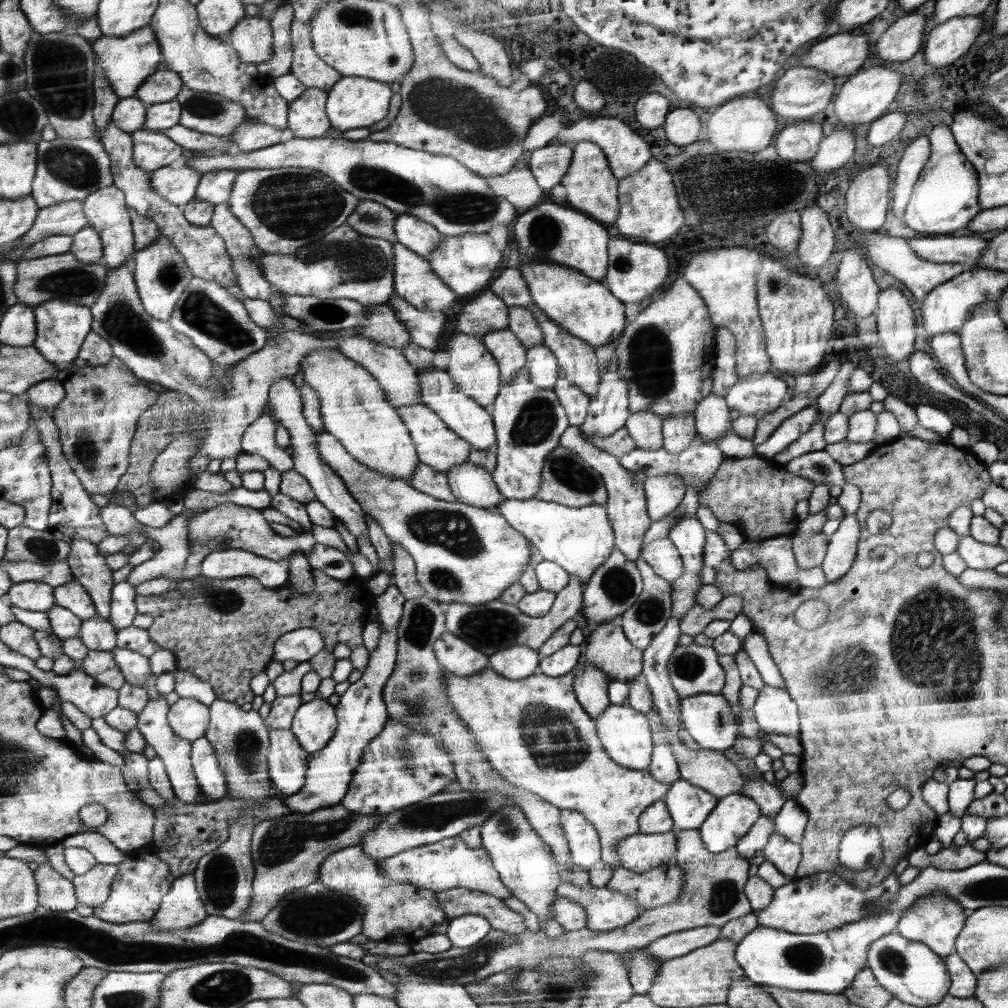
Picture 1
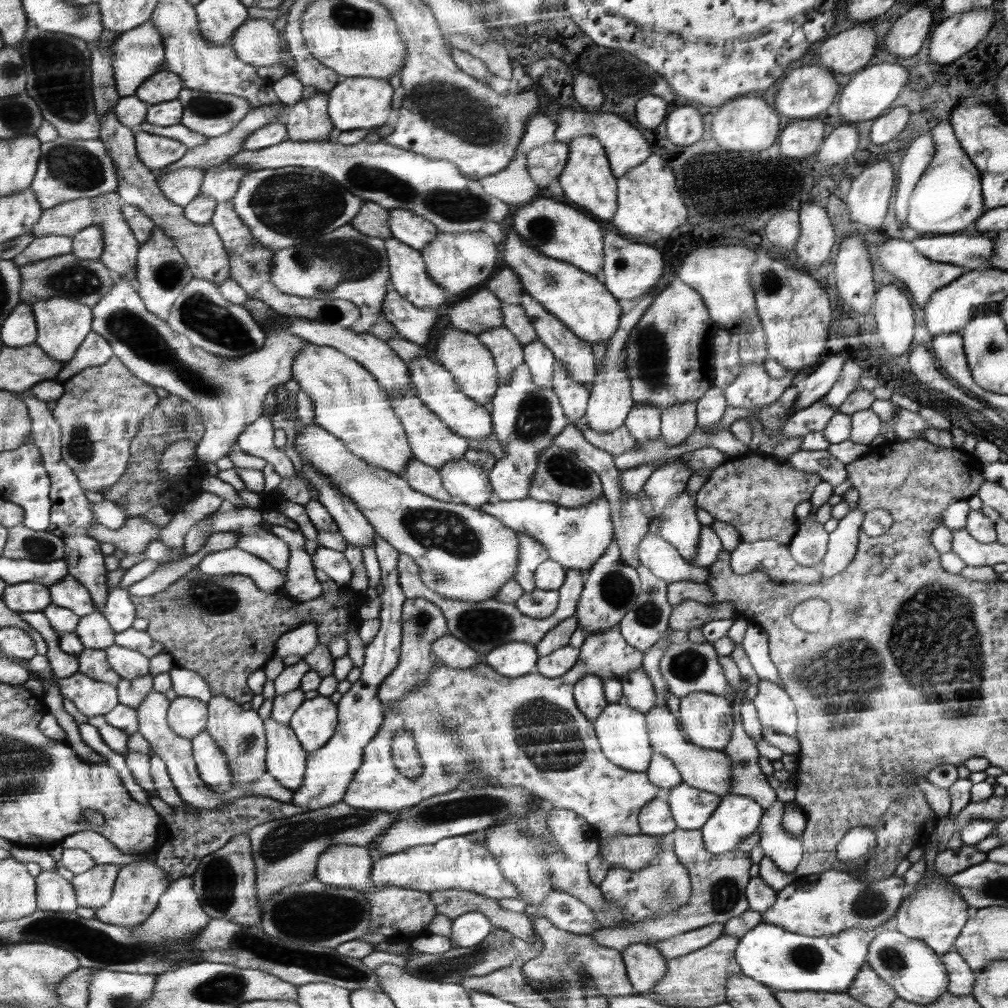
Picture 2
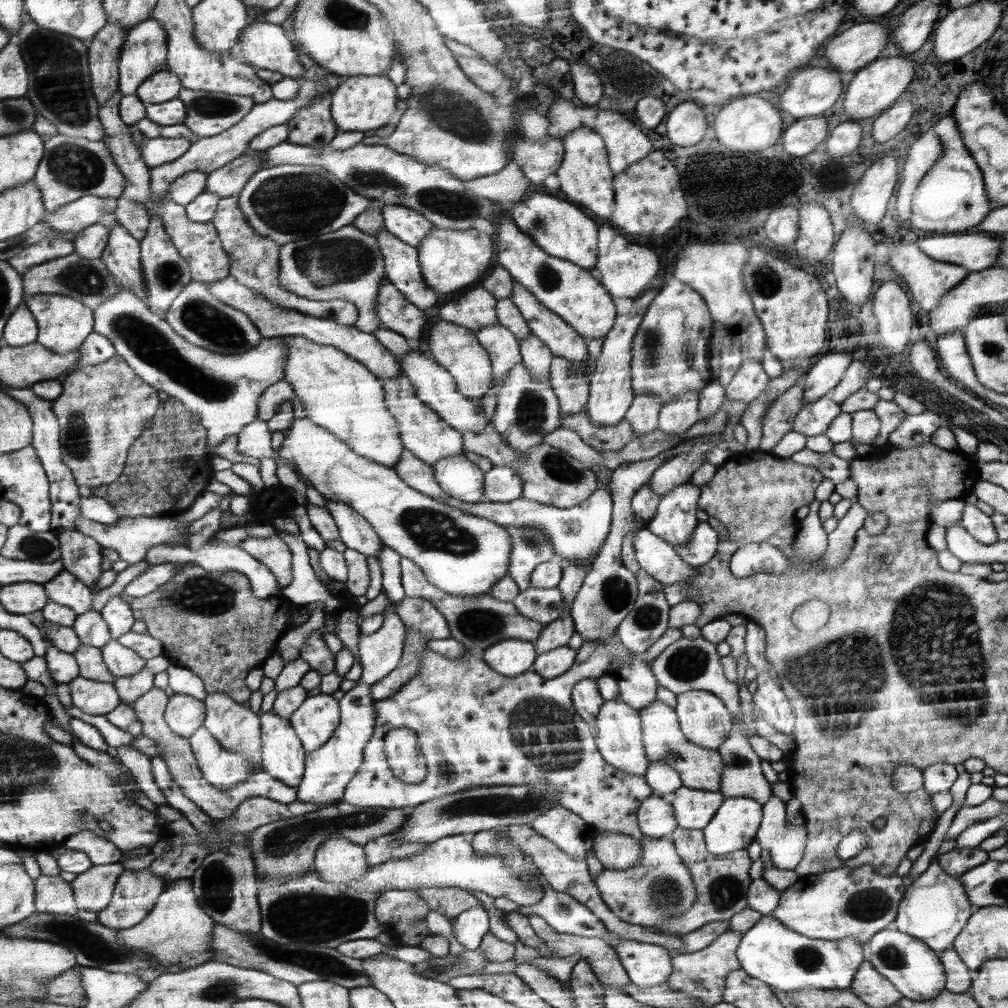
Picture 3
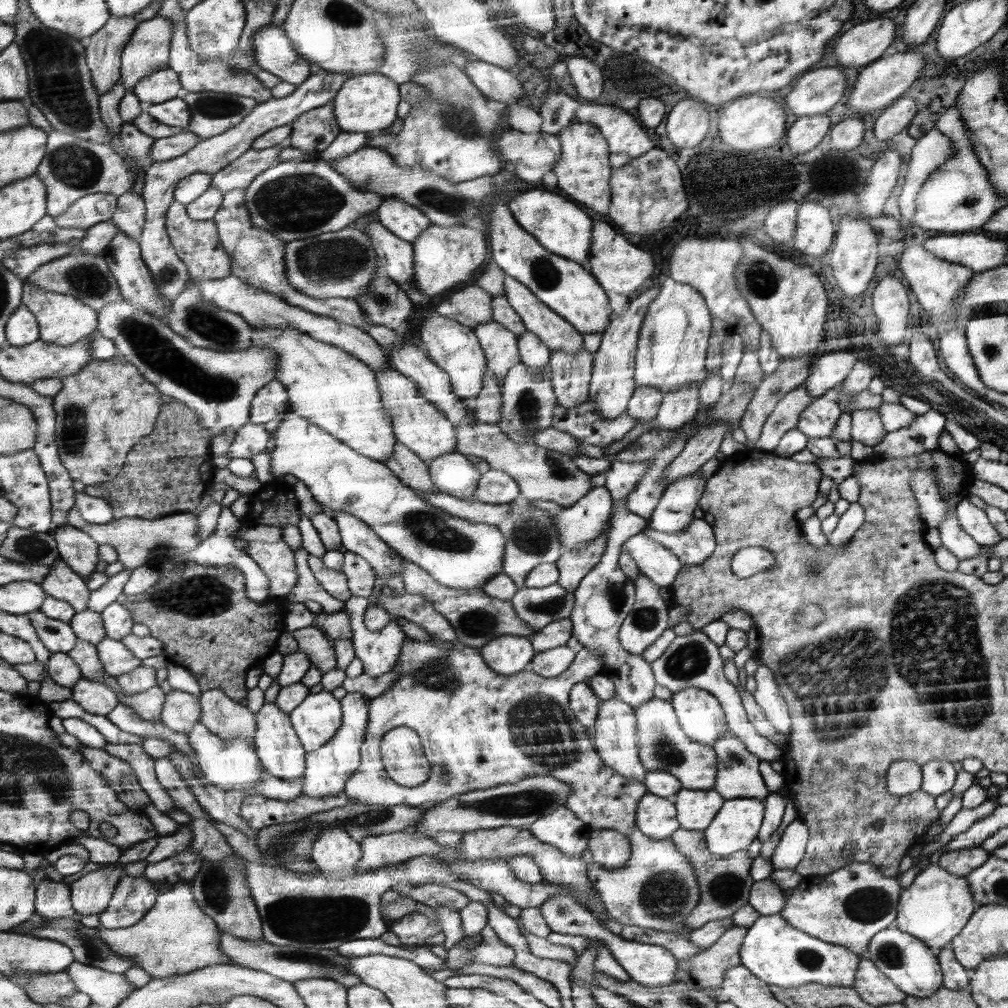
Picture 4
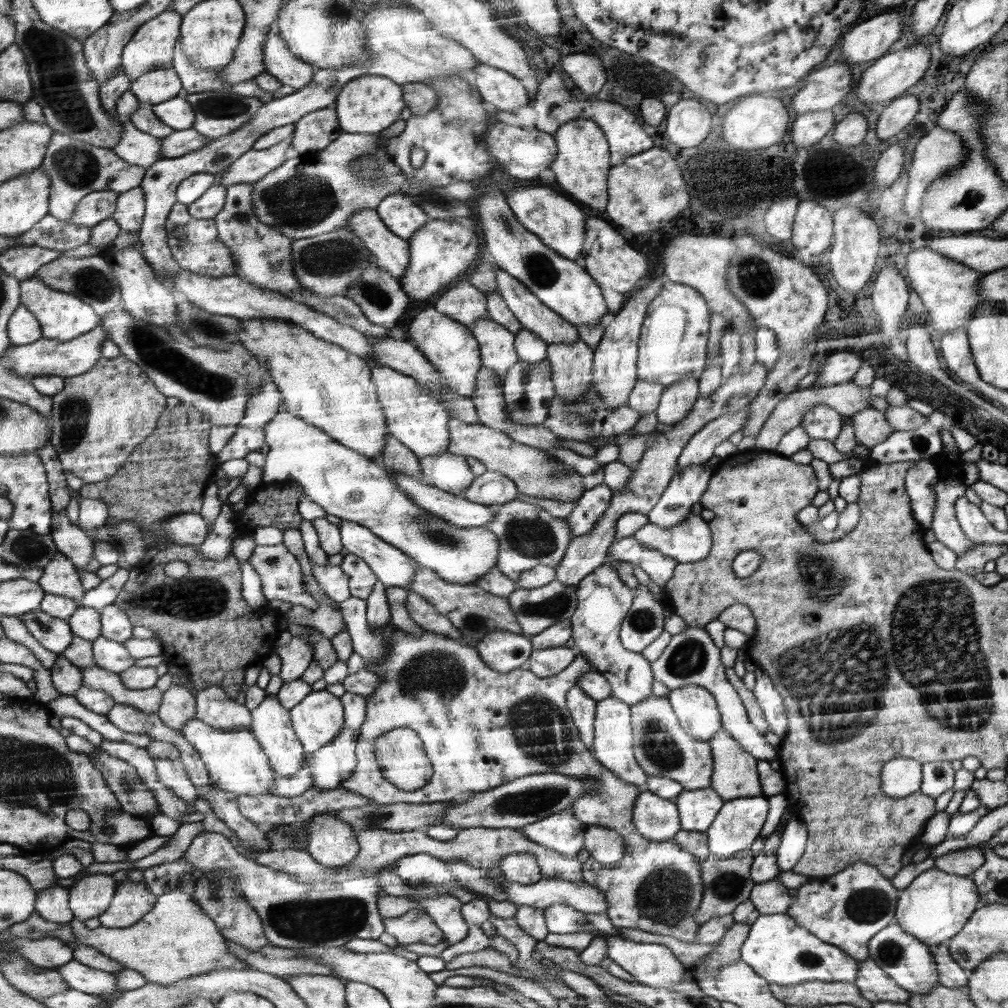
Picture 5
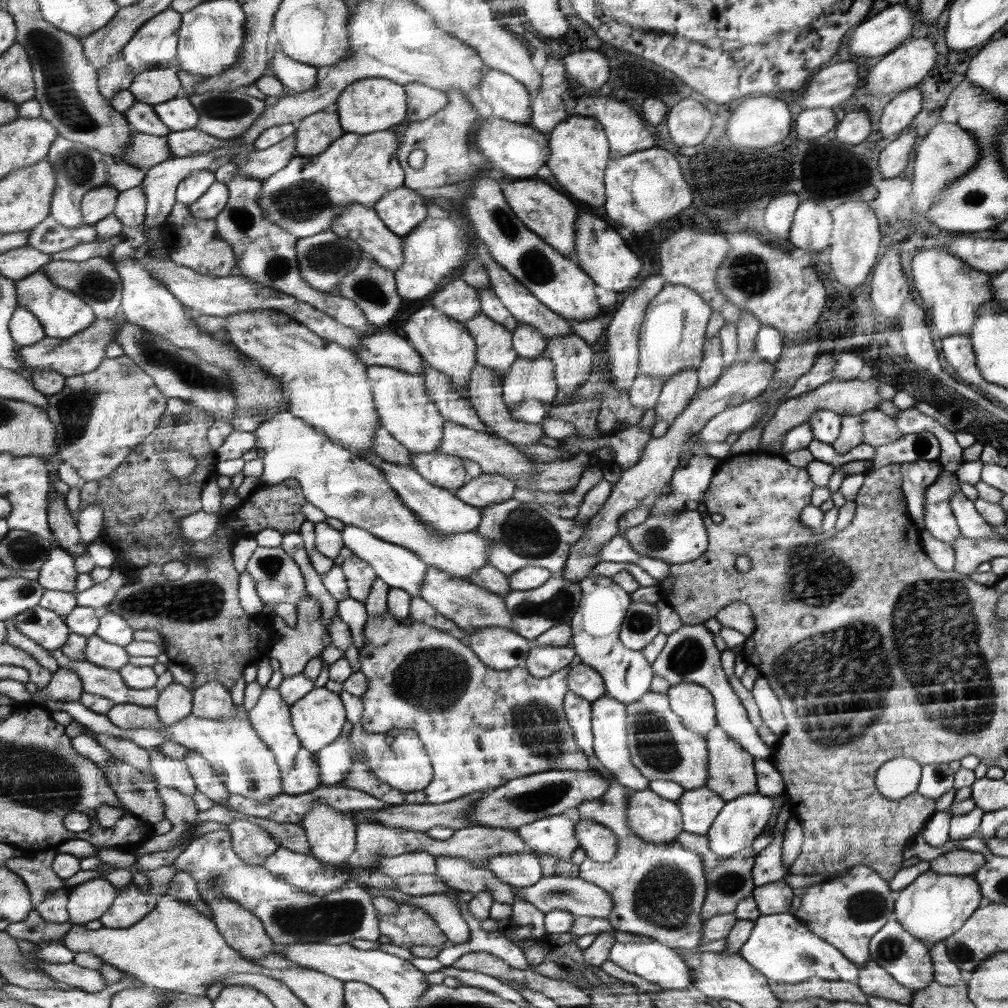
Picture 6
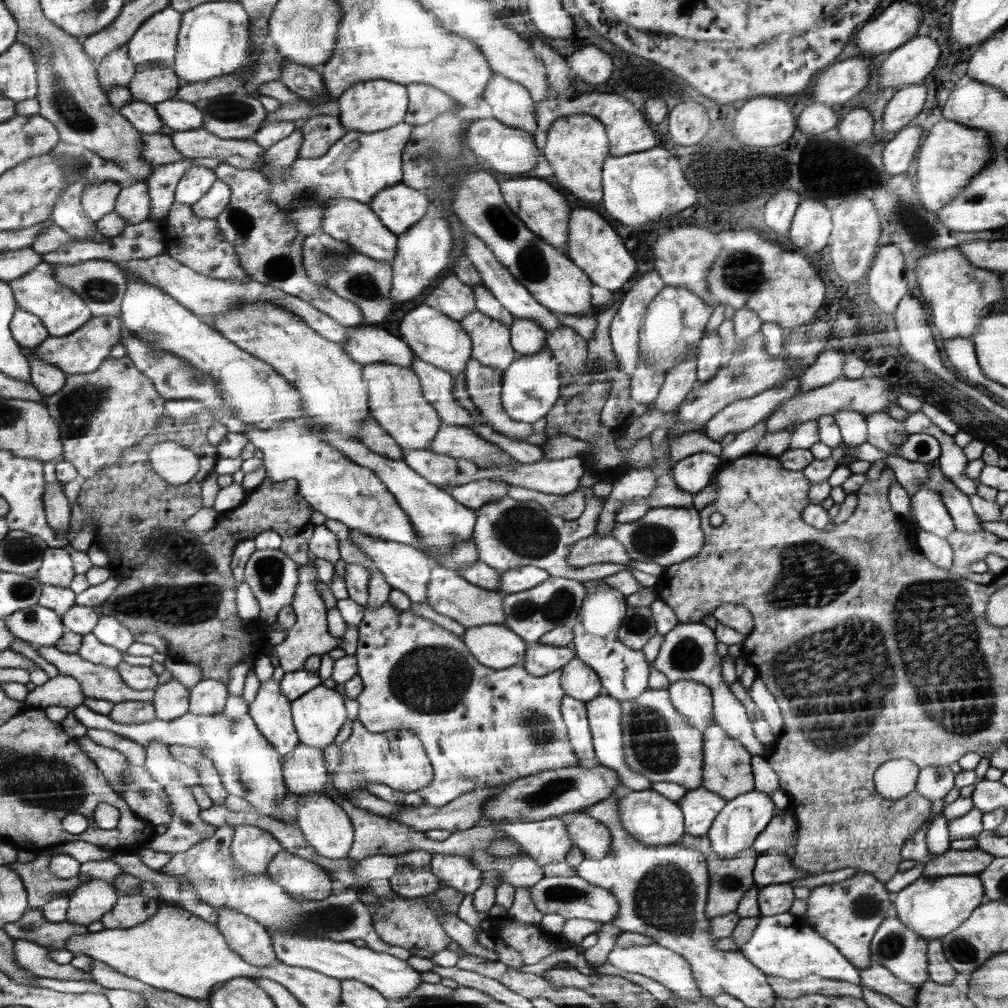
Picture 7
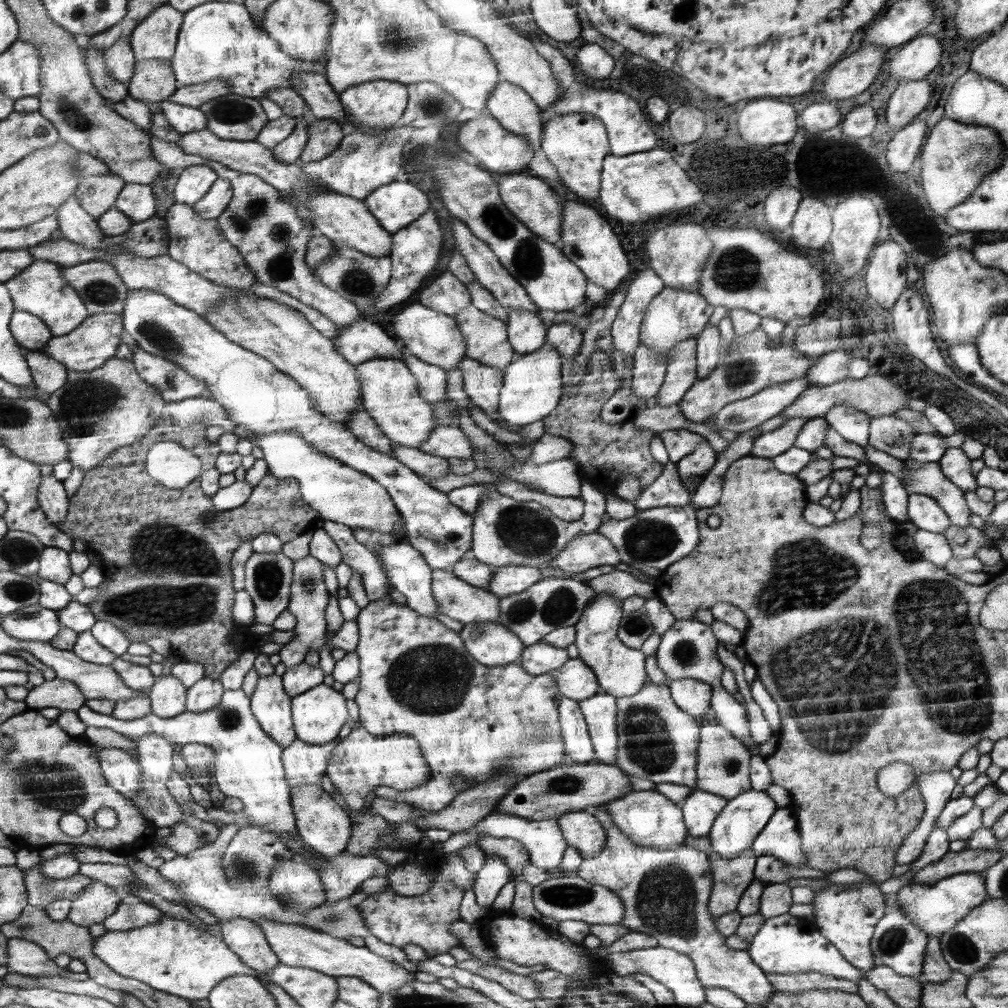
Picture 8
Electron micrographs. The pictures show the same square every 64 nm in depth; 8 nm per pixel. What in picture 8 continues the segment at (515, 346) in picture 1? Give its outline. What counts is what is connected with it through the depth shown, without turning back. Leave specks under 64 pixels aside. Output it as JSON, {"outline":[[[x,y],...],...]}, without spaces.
{"outline":[[[472,304],[462,308],[454,319],[466,336],[467,357],[502,372],[508,368],[514,360],[514,350],[508,344],[509,336],[506,336],[506,324],[502,319],[494,318]]]}

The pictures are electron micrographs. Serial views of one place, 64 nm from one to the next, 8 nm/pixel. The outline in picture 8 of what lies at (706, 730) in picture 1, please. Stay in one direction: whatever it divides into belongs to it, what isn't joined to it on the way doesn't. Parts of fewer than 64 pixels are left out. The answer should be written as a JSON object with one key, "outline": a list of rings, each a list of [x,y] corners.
{"outline":[[[682,678],[668,682],[672,700],[676,706],[700,724],[709,722],[706,710],[711,706],[712,687],[694,678]]]}

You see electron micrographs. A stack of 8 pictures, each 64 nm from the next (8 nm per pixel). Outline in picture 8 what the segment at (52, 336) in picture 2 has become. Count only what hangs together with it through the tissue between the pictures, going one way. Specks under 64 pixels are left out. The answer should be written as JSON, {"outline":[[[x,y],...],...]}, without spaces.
{"outline":[[[36,260],[20,276],[6,282],[10,287],[16,308],[27,310],[45,319],[55,337],[67,336],[81,328],[91,317],[89,306],[82,295],[64,278],[64,265],[56,262]]]}

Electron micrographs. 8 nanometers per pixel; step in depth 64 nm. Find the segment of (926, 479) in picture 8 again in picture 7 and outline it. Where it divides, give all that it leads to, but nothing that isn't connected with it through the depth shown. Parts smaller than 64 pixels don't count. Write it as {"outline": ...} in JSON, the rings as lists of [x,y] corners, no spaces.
{"outline":[[[931,462],[930,466],[930,479],[922,488],[940,491],[942,503],[946,505],[948,513],[954,521],[955,529],[968,532],[968,534],[976,534],[976,532],[983,530],[982,523],[980,523],[981,518],[972,509],[968,495],[964,494],[950,480],[945,480],[937,462]]]}

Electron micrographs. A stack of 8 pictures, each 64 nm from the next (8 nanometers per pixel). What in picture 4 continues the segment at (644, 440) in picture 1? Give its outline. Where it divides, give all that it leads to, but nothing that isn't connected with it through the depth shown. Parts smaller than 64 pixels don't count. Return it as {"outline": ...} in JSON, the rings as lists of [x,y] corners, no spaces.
{"outline":[[[650,386],[635,387],[635,392],[630,398],[627,414],[638,424],[650,424],[657,418],[657,413],[663,395],[657,390],[658,388],[650,388]]]}

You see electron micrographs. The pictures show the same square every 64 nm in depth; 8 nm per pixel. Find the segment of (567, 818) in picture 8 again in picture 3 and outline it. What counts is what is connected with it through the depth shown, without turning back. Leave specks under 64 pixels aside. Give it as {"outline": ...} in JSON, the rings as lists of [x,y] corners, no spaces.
{"outline":[[[598,833],[593,850],[605,870],[633,868],[643,856],[643,846],[632,836],[618,833]]]}

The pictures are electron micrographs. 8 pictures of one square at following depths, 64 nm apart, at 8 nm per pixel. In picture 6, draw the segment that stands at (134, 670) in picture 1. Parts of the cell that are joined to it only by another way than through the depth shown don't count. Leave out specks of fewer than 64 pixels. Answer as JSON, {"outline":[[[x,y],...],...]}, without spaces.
{"outline":[[[99,634],[88,638],[86,657],[90,662],[119,671],[128,666],[131,660],[127,647],[107,641]]]}

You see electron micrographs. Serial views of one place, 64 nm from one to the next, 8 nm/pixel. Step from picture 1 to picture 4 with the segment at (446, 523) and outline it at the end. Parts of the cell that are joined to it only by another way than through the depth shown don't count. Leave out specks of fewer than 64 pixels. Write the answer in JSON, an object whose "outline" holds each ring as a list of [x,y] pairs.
{"outline":[[[288,411],[270,436],[274,439],[274,448],[270,449],[270,456],[275,481],[279,483],[283,476],[292,474],[306,486],[316,502],[328,506],[335,512],[346,511],[362,519],[390,548],[396,550],[404,559],[421,566],[438,584],[454,590],[482,590],[482,586],[490,578],[501,573],[506,539],[496,525],[462,519],[428,503],[420,492],[404,485],[383,463],[360,454],[329,431],[296,413]]]}

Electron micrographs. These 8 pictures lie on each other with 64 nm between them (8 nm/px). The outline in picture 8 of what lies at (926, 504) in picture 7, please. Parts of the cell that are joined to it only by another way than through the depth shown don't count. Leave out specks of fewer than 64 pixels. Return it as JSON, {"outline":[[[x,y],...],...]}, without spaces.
{"outline":[[[912,493],[908,498],[908,516],[918,529],[942,534],[950,526],[950,517],[934,498],[920,493]]]}

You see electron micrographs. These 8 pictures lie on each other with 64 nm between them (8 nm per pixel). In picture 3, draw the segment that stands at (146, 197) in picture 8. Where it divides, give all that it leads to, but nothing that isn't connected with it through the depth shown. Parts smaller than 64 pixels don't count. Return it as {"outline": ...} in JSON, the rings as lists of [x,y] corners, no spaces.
{"outline":[[[121,197],[116,210],[117,221],[138,239],[144,240],[148,236],[148,230],[152,225],[152,216],[144,202],[132,202],[128,198]]]}

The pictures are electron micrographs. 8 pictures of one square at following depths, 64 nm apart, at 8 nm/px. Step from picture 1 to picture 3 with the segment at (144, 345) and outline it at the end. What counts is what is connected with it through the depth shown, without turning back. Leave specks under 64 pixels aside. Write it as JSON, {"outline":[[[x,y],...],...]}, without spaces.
{"outline":[[[122,287],[116,296],[106,300],[98,310],[95,330],[110,338],[117,349],[117,356],[124,358],[137,371],[137,374],[149,384],[165,391],[171,397],[178,398],[182,403],[190,406],[196,415],[203,417],[203,425],[210,430],[208,438],[208,452],[218,456],[218,448],[230,438],[238,436],[242,430],[255,421],[258,416],[258,404],[266,388],[284,381],[286,378],[287,363],[290,362],[289,344],[282,338],[265,338],[262,344],[246,354],[224,355],[213,353],[203,346],[194,345],[189,339],[178,334],[163,315],[153,310],[147,300],[142,299],[136,291]]]}

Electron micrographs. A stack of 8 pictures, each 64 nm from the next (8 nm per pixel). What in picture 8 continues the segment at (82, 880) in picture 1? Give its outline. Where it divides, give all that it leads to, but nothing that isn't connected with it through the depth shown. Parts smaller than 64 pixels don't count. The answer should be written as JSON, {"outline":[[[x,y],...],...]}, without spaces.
{"outline":[[[96,881],[74,901],[71,921],[88,928],[116,914],[124,896],[104,882]]]}

